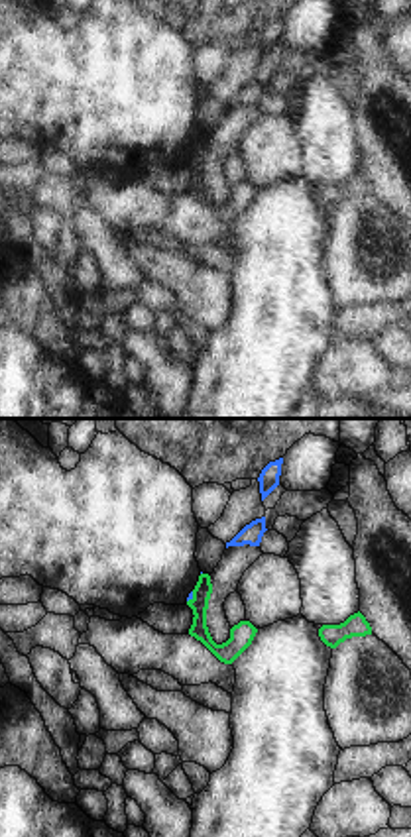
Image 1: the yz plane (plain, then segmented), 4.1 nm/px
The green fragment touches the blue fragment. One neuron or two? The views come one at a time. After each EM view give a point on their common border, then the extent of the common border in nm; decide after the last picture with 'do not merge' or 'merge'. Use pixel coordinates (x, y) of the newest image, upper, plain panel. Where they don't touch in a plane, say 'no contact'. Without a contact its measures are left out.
contact (193, 158); length 50 nm

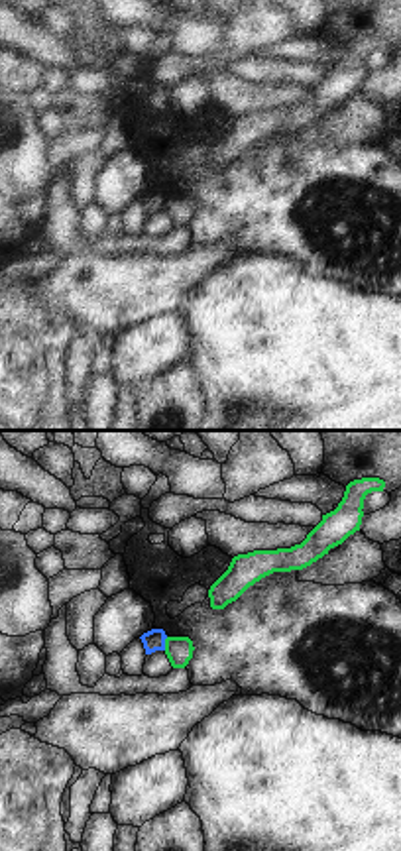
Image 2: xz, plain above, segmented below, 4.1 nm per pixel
contact (166, 203); length 60 nm

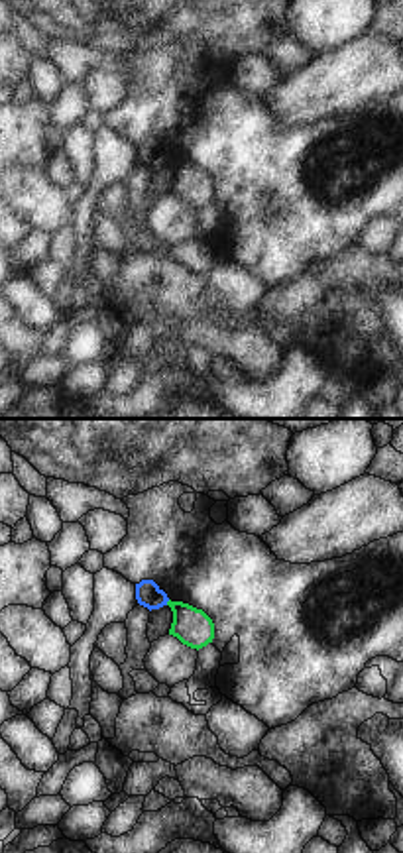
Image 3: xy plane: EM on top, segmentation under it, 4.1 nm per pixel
contact (168, 162); length 30 nm

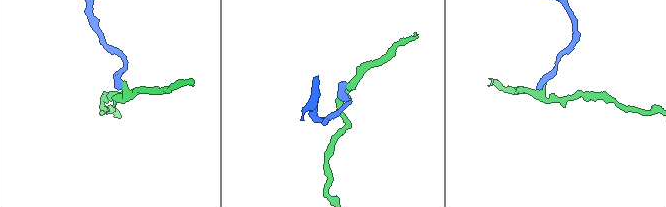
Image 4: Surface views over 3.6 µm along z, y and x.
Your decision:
do not merge

